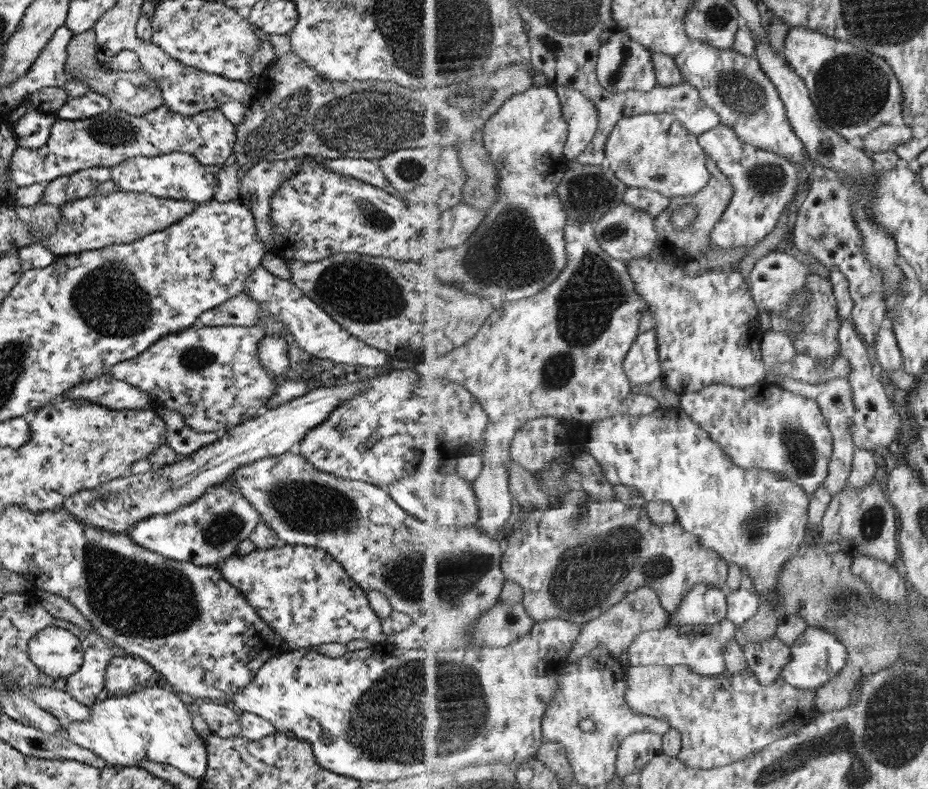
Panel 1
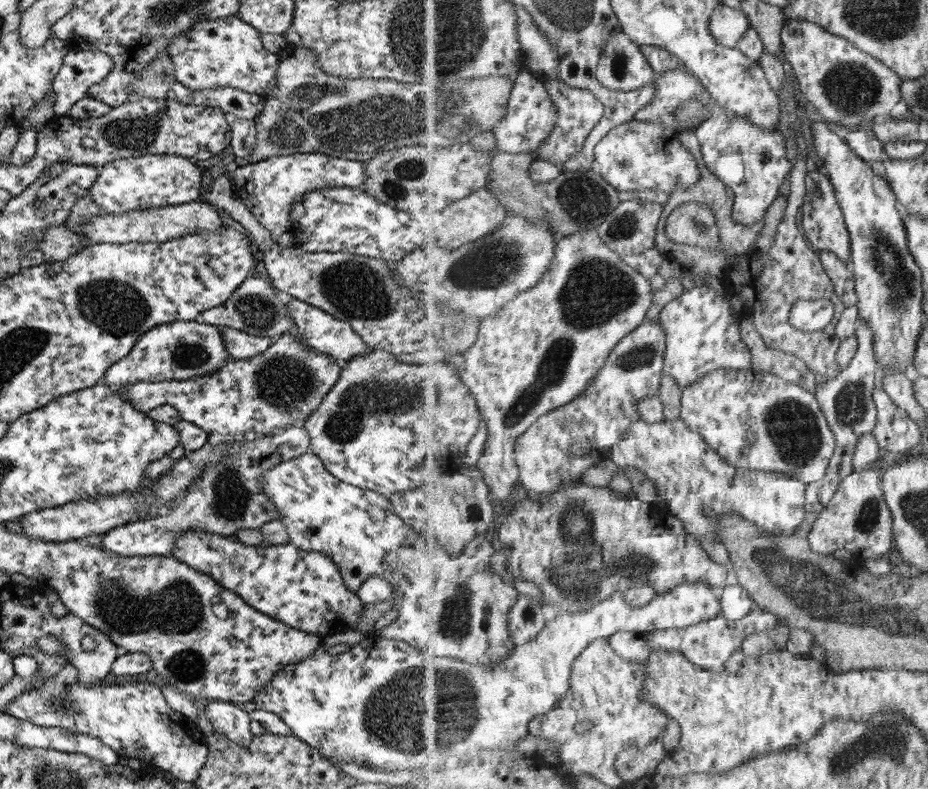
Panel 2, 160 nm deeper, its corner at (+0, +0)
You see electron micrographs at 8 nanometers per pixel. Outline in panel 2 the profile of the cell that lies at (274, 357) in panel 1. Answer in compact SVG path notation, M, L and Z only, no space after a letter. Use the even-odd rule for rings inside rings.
M218 327L222 343L228 358L245 360L268 349L272 338L269 336L253 336L241 330L229 327Z

